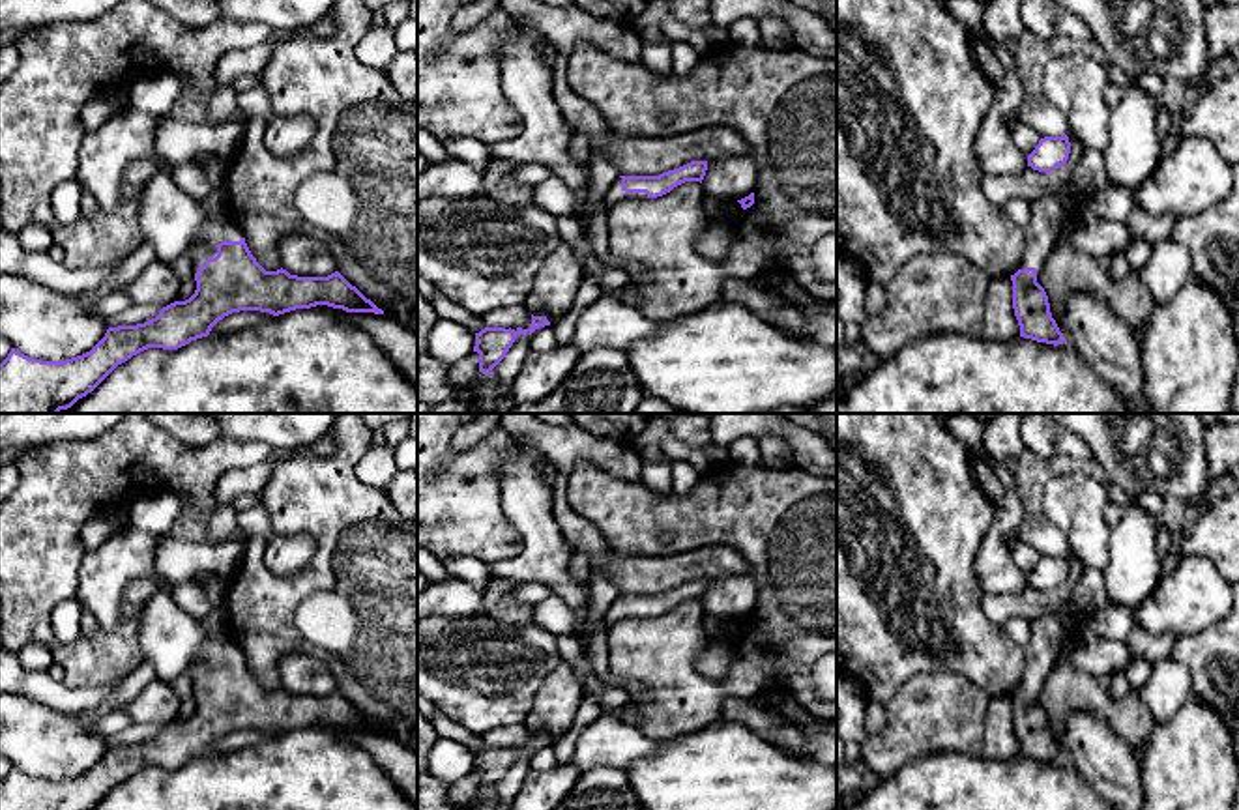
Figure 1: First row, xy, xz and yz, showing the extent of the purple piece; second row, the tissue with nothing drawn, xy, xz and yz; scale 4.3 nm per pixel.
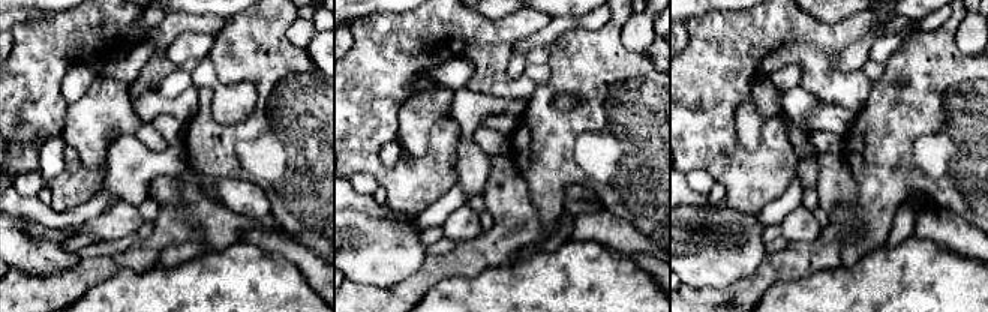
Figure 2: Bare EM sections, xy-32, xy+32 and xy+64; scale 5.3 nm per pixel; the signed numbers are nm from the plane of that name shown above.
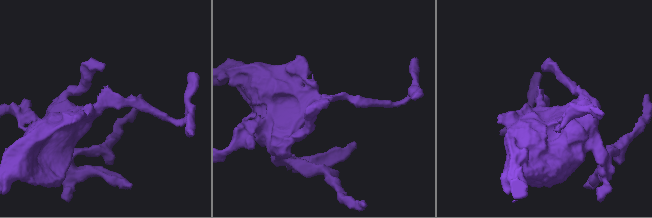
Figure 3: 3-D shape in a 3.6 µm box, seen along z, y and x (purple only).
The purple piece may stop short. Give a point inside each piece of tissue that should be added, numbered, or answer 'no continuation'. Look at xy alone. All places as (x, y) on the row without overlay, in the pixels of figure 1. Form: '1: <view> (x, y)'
1: xy (204, 661)

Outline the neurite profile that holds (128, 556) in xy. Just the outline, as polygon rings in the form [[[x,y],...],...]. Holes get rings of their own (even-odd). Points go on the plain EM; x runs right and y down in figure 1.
[[[120,524],[101,546],[84,554],[75,599],[97,619],[99,629],[114,629],[122,621],[124,593],[129,584],[163,586],[155,572],[157,539]]]

